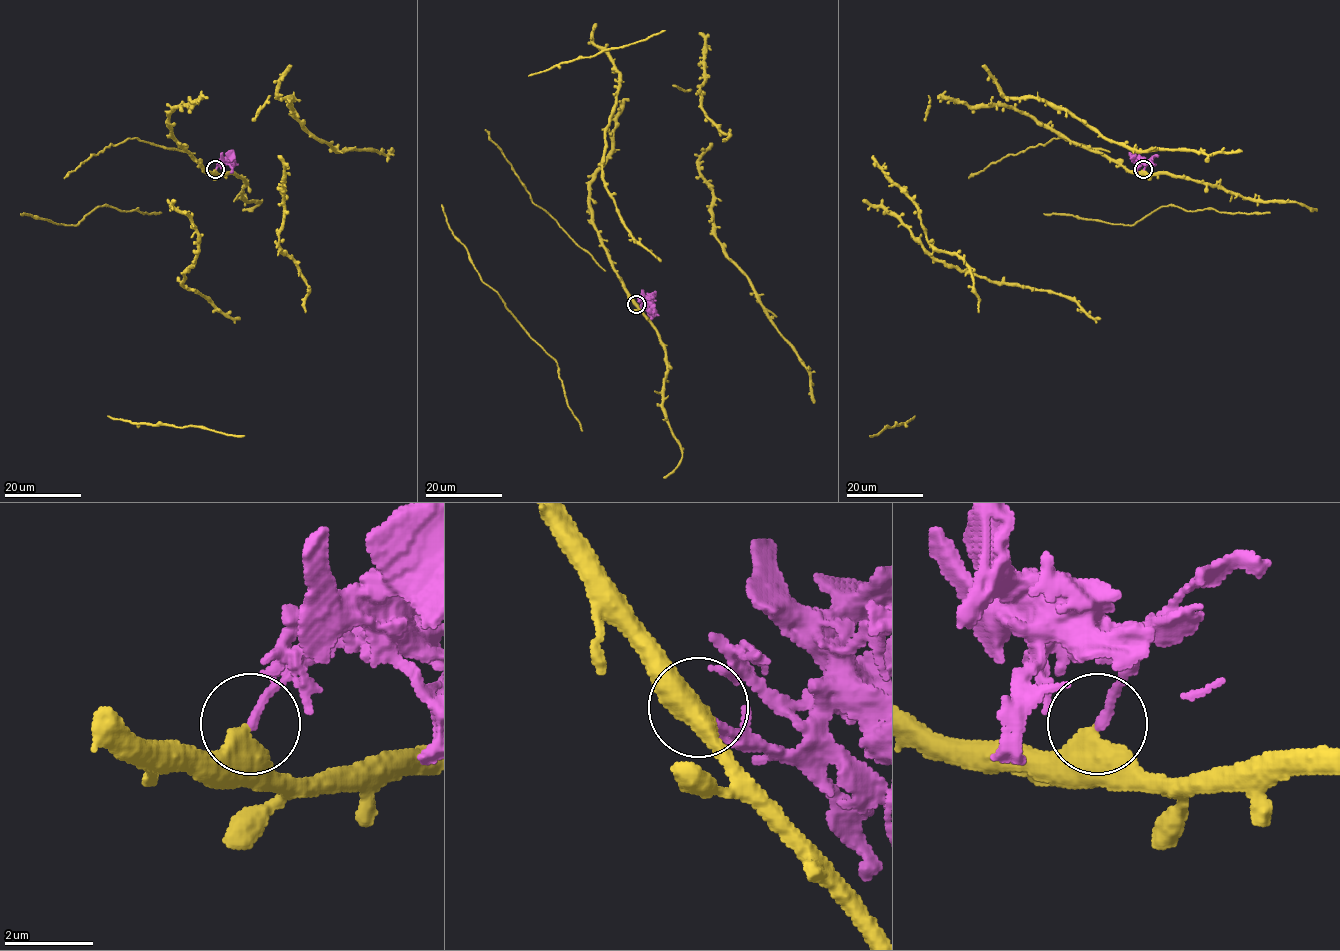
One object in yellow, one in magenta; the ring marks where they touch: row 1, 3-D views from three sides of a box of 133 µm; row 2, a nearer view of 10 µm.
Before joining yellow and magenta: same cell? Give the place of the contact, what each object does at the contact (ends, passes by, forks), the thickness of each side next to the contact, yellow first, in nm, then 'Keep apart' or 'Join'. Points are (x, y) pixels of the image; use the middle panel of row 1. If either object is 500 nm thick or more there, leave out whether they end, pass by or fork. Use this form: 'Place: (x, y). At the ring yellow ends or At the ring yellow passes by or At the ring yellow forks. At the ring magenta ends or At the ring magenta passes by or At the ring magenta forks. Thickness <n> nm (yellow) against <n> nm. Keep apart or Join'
Place: (636, 304). Thickness 600 nm (yellow) against 190 nm. Keep apart

